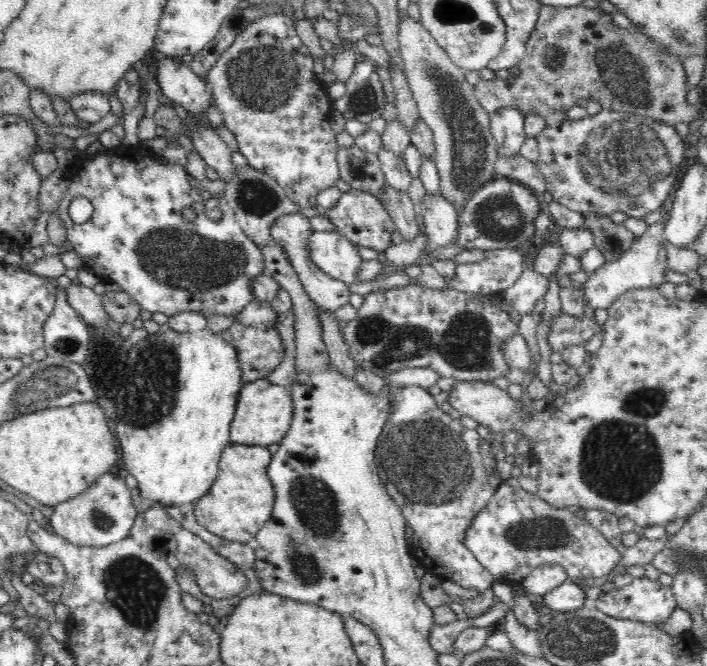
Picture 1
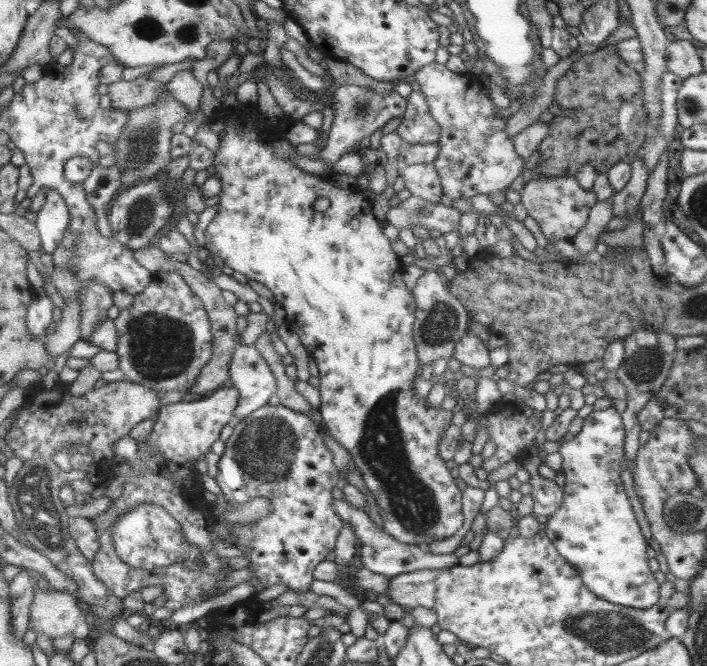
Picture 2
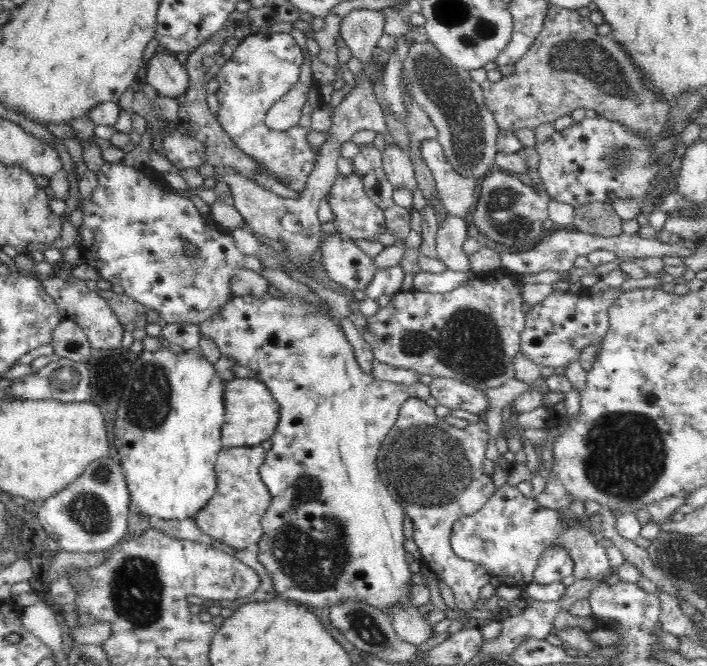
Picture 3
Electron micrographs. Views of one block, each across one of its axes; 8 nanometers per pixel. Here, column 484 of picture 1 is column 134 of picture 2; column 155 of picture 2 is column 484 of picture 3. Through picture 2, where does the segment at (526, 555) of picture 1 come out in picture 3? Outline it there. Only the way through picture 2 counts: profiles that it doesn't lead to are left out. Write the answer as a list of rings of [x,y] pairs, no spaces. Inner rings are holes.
[[[506,482],[495,490],[478,513],[454,522],[450,534],[452,549],[458,557],[479,564],[491,575],[497,576],[503,584],[520,590],[533,581],[537,560],[542,552],[556,542],[572,557],[573,575],[576,579],[604,574],[611,567],[606,555],[607,548],[600,546],[592,531],[586,529],[580,520],[564,525],[559,512],[560,510],[539,507],[536,498],[527,497],[517,486]]]

